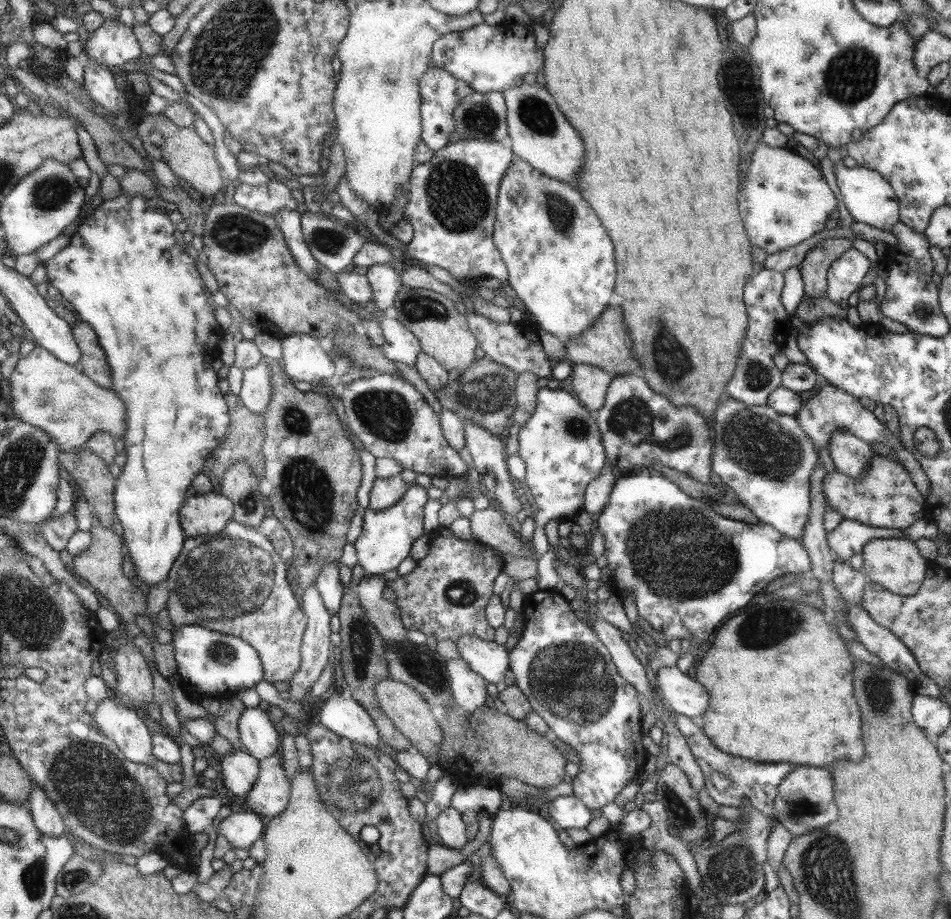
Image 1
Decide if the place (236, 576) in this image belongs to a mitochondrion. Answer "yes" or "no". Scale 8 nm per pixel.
yes

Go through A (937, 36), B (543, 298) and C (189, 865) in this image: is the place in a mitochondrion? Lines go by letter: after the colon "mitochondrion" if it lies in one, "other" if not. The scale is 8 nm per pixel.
A: other
B: other
C: other

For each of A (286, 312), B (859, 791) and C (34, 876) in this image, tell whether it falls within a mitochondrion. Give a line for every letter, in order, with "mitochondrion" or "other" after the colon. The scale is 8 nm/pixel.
A: other
B: other
C: mitochondrion

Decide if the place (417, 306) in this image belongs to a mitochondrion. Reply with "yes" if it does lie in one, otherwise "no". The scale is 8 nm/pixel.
yes

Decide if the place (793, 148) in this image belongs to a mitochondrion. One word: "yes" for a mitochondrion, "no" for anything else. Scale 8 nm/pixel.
no

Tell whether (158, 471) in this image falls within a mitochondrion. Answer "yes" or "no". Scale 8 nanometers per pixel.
no

